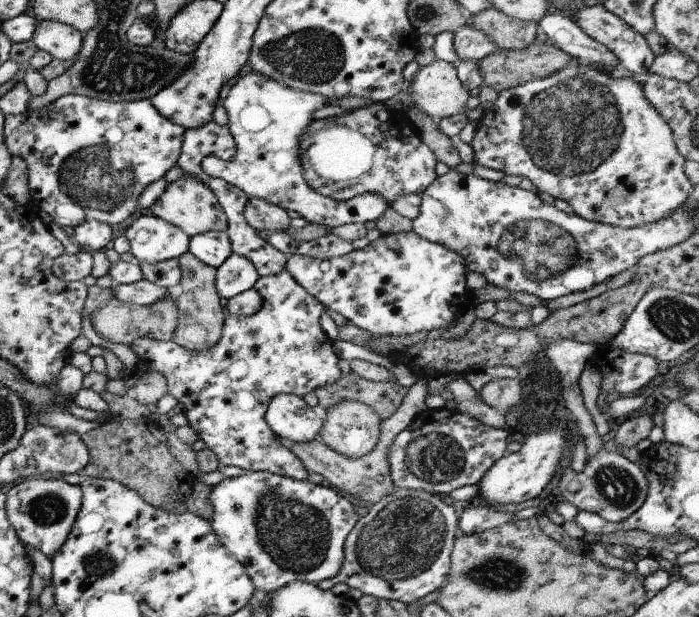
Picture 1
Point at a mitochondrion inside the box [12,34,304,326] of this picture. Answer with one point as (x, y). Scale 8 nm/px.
(96, 176)

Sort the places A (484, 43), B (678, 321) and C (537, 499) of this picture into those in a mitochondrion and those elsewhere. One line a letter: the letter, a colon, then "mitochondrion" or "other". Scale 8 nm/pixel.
A: other
B: mitochondrion
C: other

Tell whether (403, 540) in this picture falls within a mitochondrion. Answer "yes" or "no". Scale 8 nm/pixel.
yes

